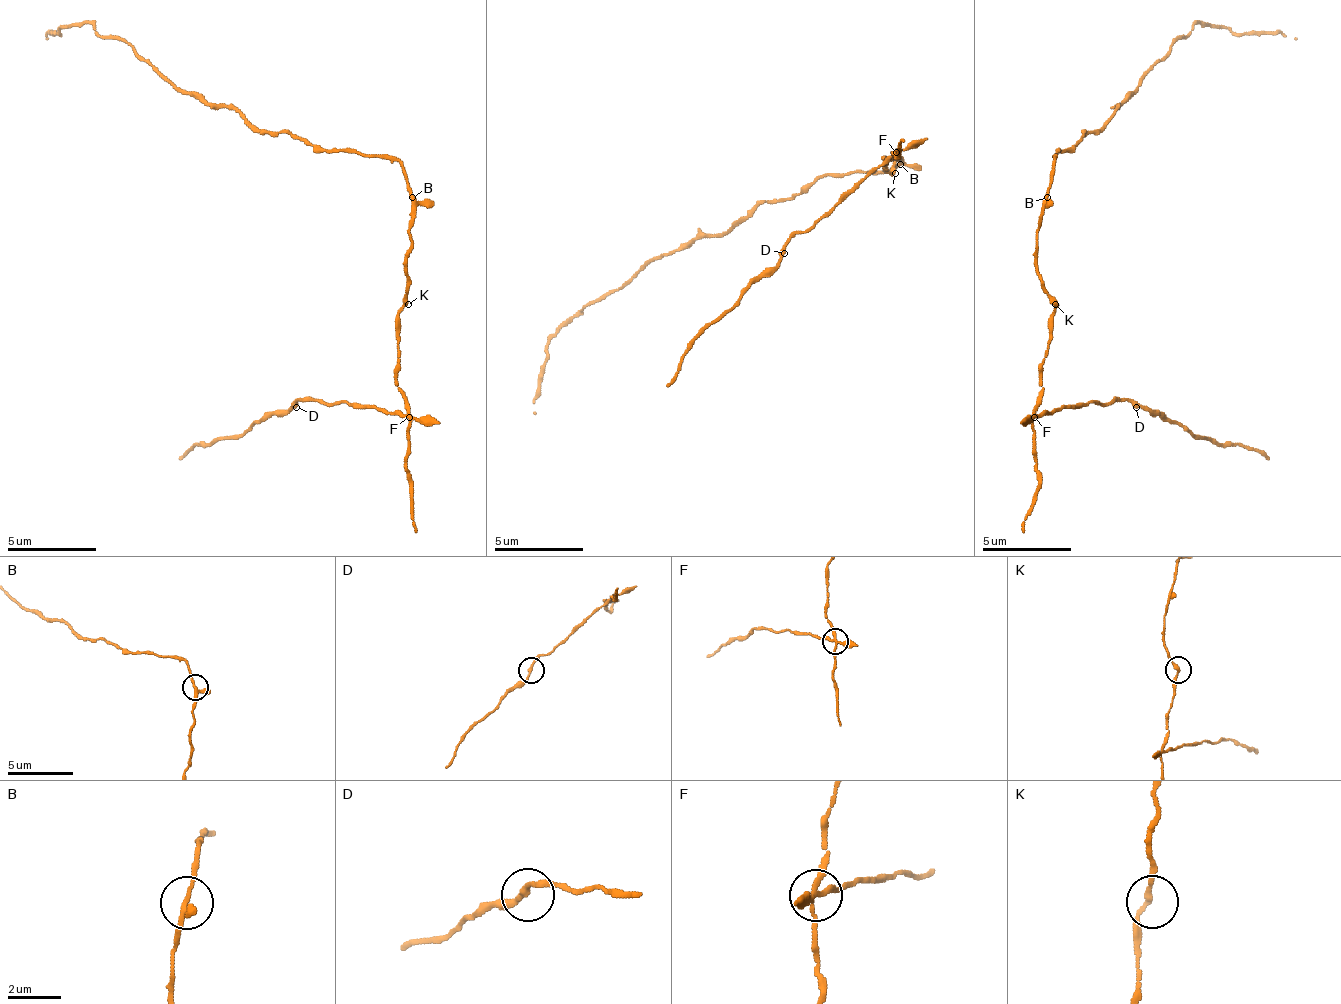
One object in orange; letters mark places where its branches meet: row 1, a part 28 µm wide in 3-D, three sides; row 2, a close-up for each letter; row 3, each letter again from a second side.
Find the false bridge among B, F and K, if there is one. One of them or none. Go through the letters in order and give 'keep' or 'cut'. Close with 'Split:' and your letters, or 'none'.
B: keep
F: cut
K: keep
Split: F

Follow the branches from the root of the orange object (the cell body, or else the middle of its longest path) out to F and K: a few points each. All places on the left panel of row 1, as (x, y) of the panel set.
F: (412, 202), (408, 295), (399, 309), (399, 393), (408, 416)
K: (412, 202), (408, 304)

